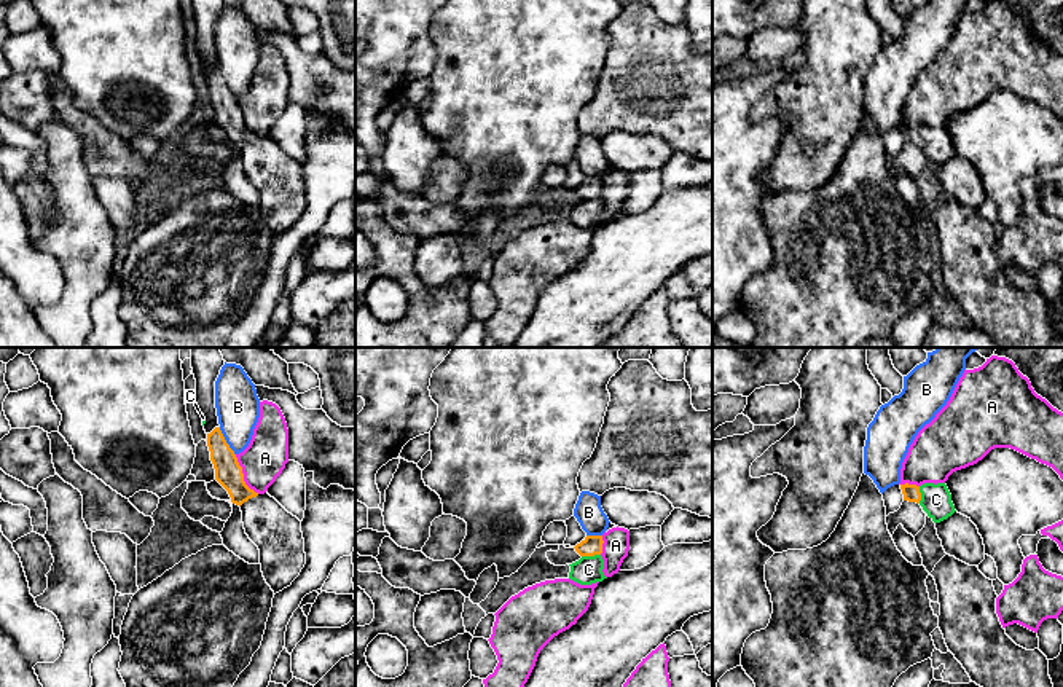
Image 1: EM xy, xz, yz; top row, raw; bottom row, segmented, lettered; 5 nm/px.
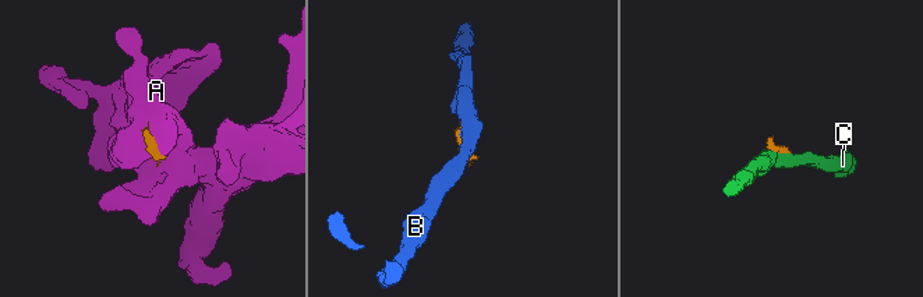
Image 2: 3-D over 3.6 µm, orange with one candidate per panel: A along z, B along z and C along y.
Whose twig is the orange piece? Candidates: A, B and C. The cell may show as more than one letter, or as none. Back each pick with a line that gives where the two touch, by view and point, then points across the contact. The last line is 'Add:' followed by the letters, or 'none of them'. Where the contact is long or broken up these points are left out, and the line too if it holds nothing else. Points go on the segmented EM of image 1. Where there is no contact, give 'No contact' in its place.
Add: none of them

